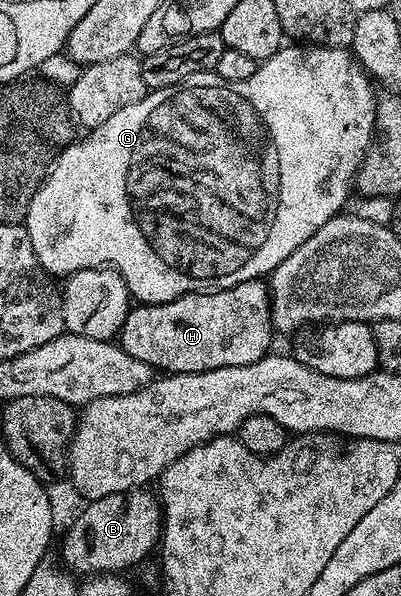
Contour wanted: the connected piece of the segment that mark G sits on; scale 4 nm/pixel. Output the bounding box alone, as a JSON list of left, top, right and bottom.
[23,46,378,304]

